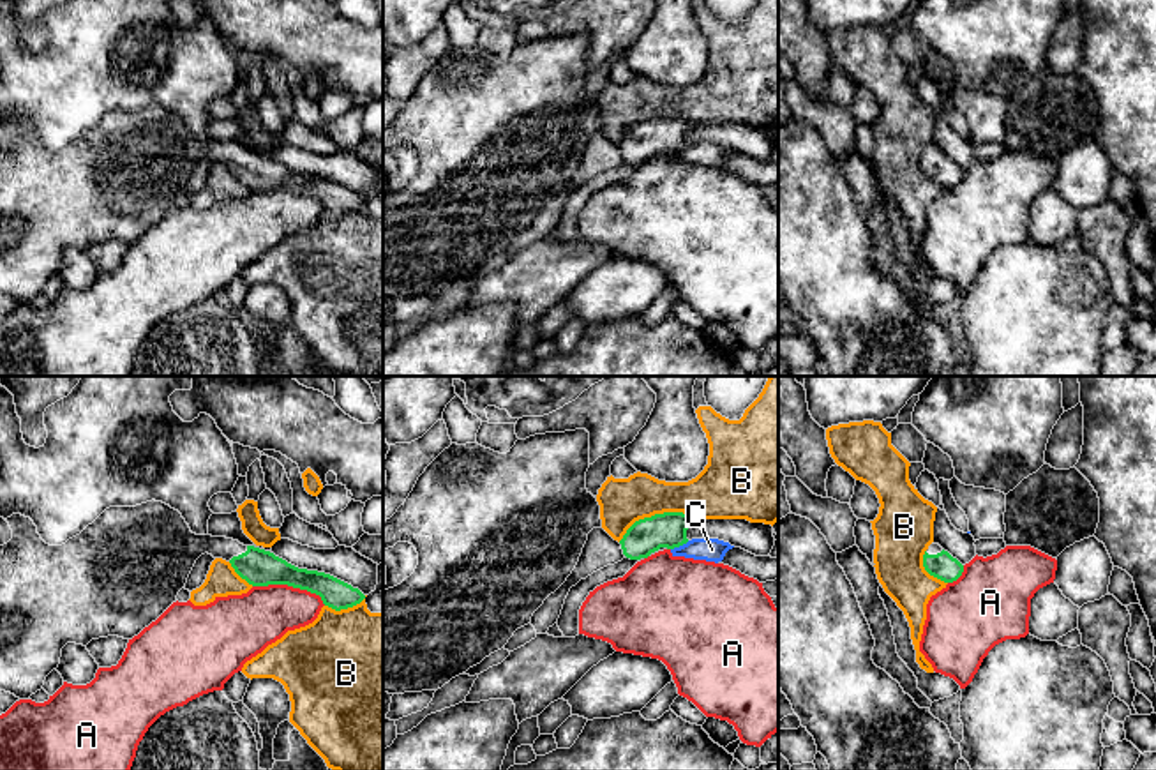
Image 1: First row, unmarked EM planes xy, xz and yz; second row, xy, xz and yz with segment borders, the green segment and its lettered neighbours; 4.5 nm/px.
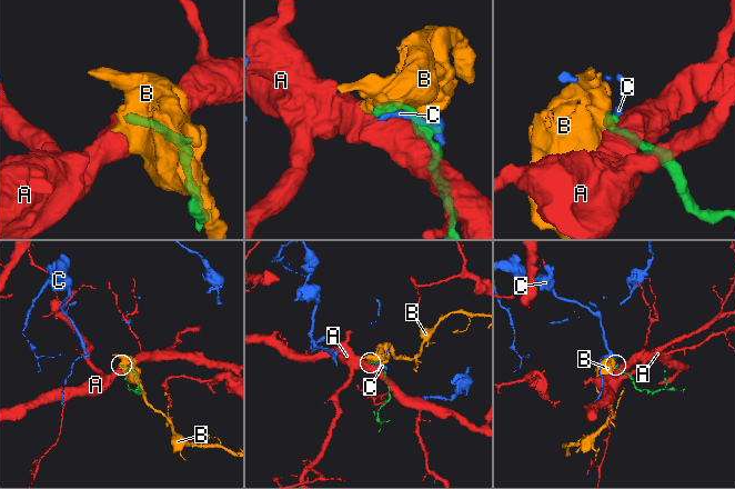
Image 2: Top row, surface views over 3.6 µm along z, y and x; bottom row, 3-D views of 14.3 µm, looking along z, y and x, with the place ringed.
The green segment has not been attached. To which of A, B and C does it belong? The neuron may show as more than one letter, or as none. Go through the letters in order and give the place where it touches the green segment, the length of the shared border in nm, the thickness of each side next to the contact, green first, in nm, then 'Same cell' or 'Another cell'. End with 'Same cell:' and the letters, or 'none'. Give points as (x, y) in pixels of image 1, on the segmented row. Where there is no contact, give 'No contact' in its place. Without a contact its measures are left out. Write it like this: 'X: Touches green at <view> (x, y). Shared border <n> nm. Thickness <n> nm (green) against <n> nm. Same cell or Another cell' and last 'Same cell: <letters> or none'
A: Touches green at xy (290, 585). Shared border 340 nm. Thickness 170 nm (green) against 260 nm. Another cell
B: Touches green at xz (657, 514). Shared border 380 nm. Thickness 160 nm (green) against 220 nm. Another cell
C: Touches green at xz (680, 544). Shared border 100 nm. Thickness 160 nm (green) against 110 nm. Another cell
Same cell: none

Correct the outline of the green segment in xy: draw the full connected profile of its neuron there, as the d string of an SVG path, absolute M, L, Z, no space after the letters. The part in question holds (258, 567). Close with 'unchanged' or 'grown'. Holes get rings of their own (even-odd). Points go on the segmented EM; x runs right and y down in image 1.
M155 500L136 507L109 507L62 546L46 544L30 517L12 514L5 521L12 539L0 546L0 691L19 699L42 689L67 643L86 646L99 638L138 636L176 602L196 560L205 553L229 562L252 586L288 585L307 590L335 611L365 599L358 588L325 572L298 569L270 551L226 537L196 535L178 510Z; grown

